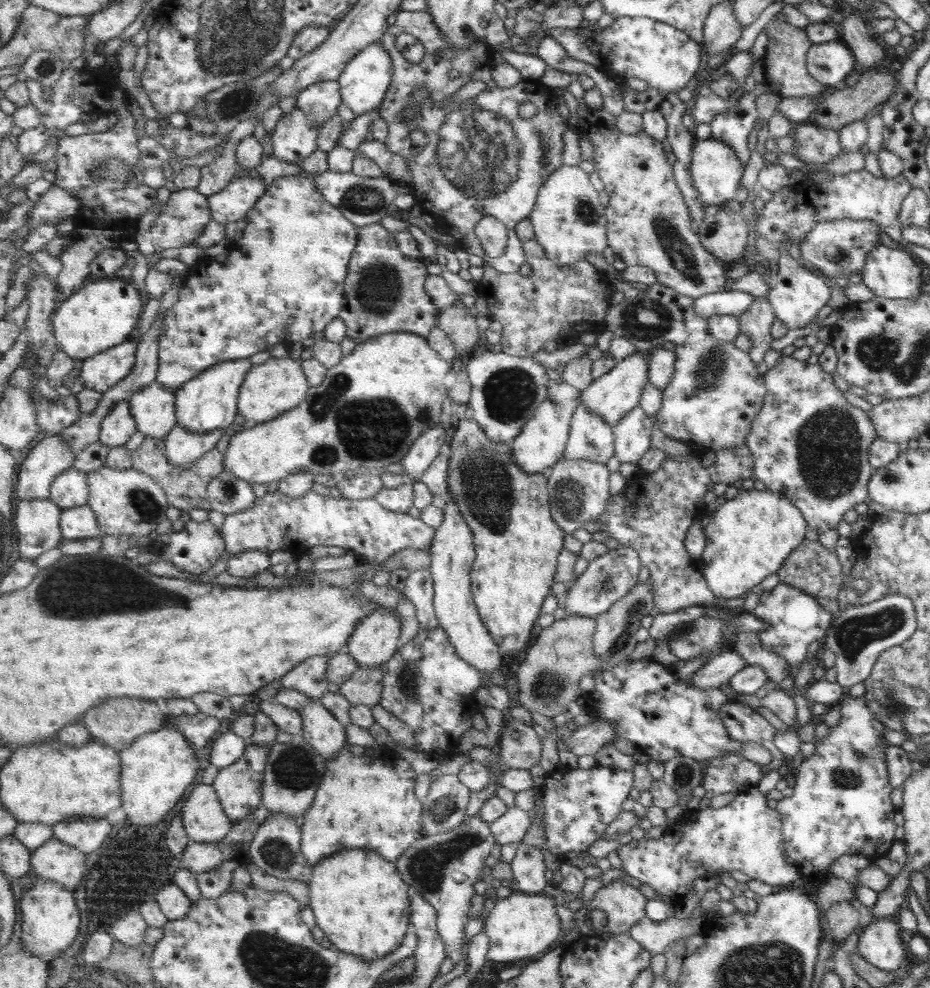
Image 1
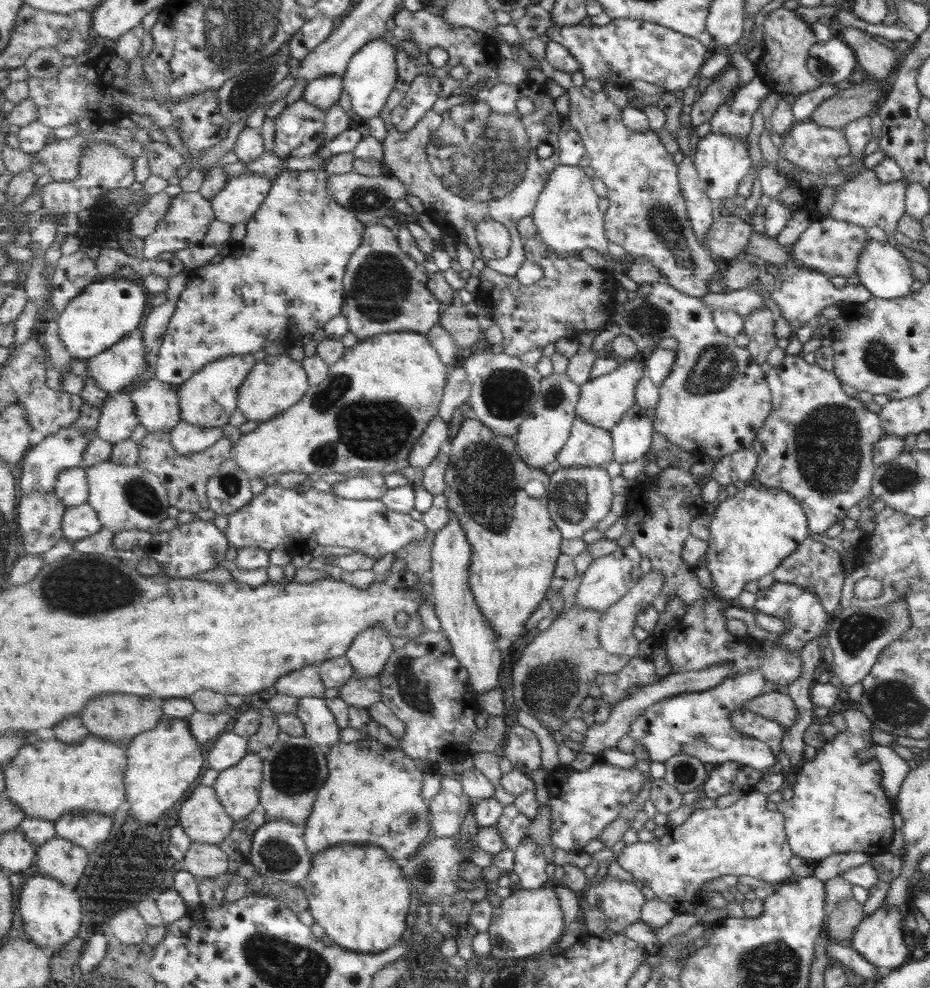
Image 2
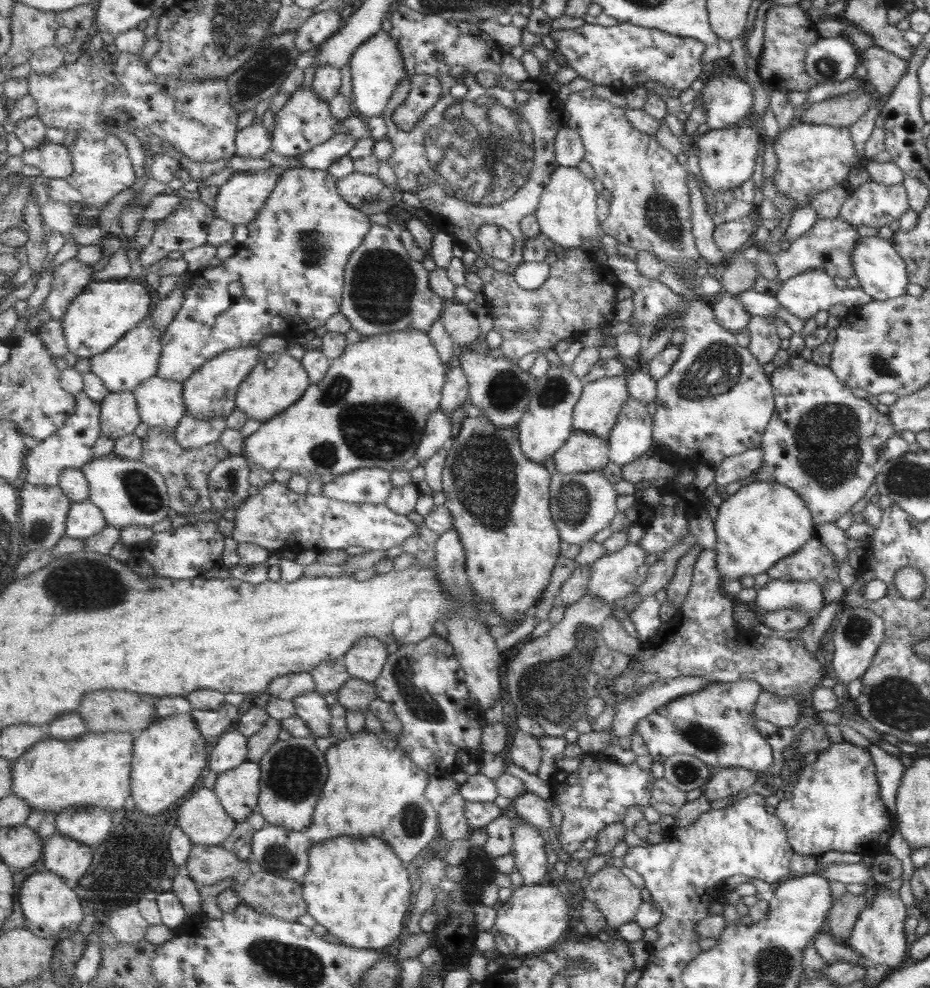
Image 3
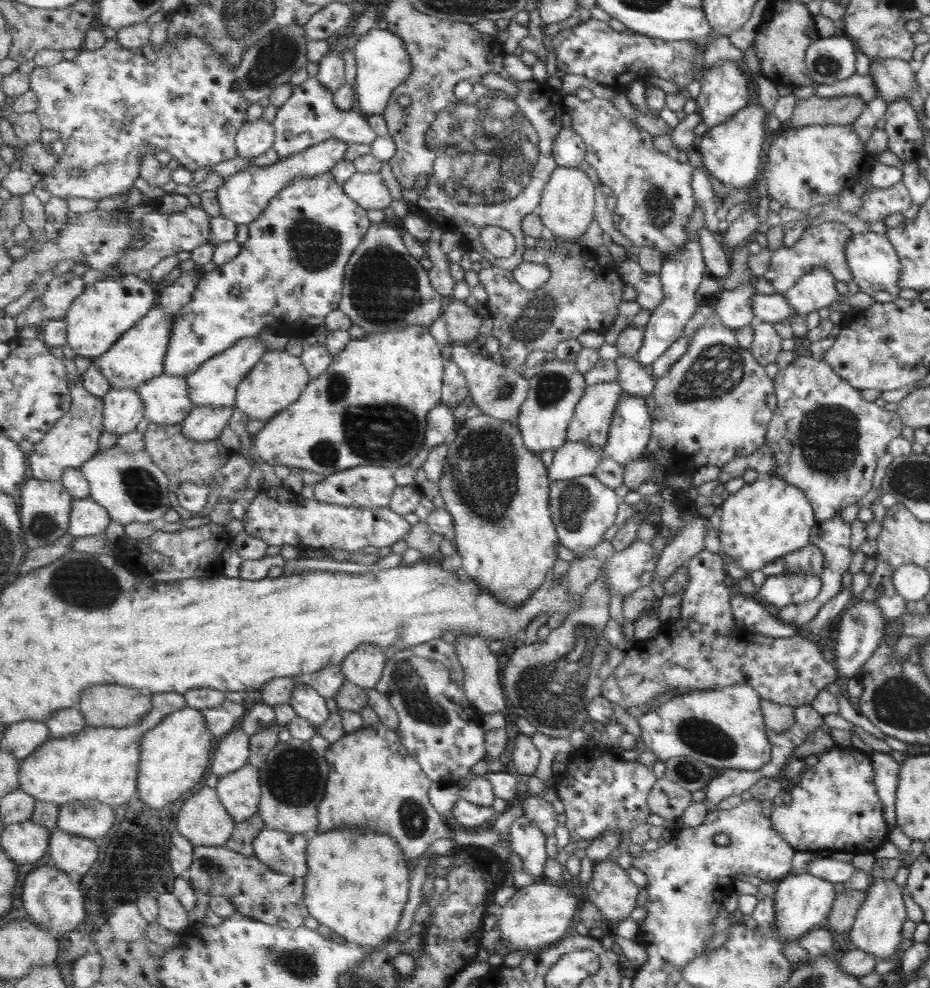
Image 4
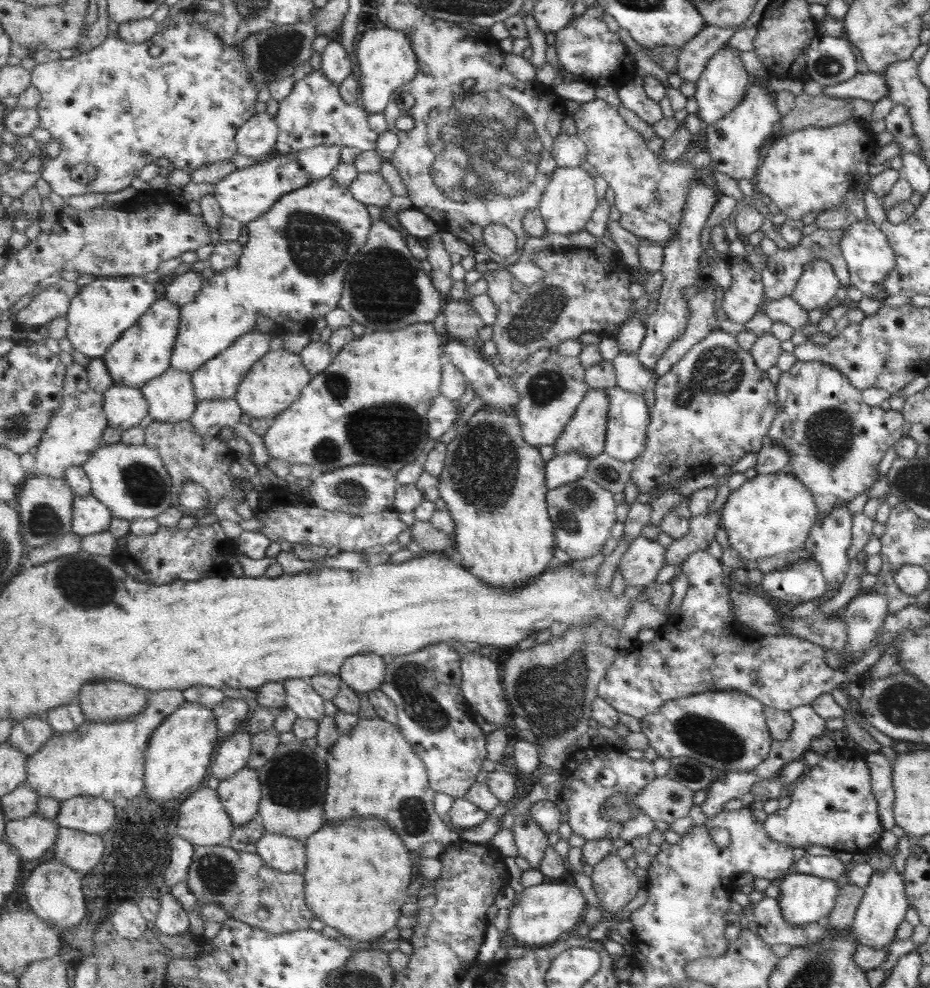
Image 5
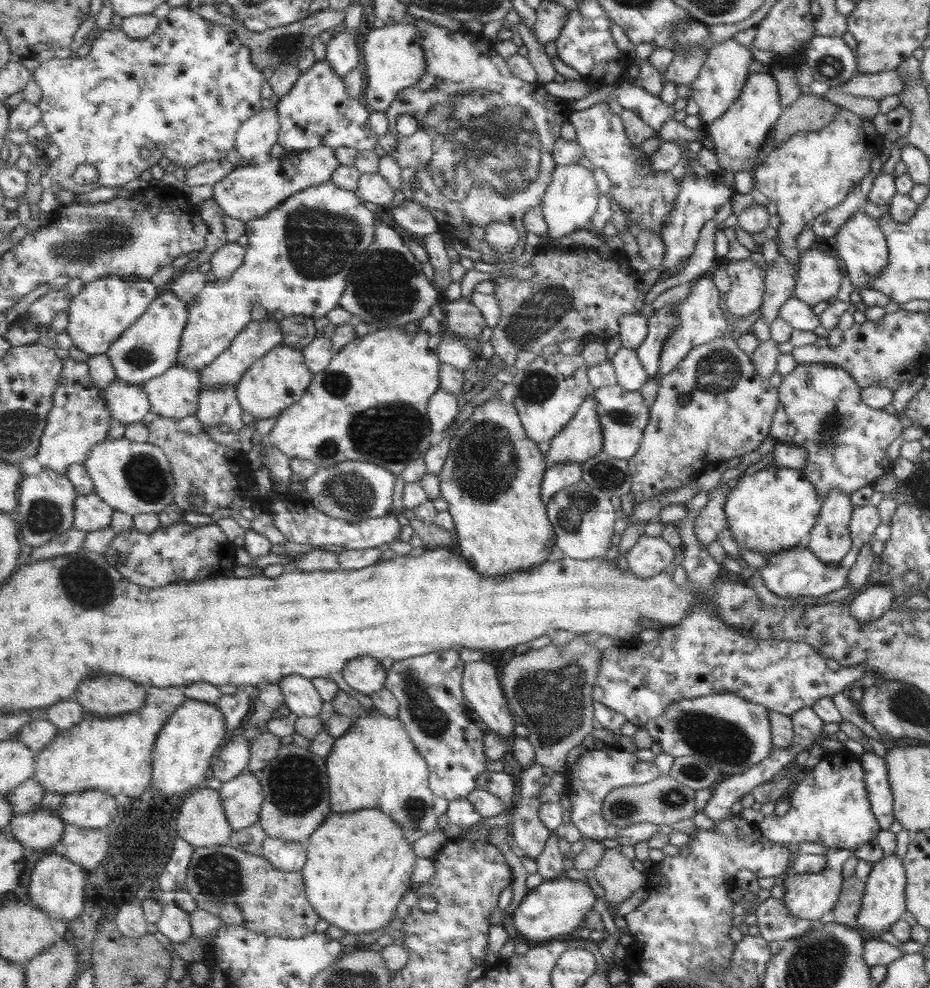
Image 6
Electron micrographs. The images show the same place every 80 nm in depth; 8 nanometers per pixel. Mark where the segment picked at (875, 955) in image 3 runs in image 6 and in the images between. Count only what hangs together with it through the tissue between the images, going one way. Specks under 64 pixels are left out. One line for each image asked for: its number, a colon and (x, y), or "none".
4: (876, 927)
5: (883, 903)
6: (883, 902)

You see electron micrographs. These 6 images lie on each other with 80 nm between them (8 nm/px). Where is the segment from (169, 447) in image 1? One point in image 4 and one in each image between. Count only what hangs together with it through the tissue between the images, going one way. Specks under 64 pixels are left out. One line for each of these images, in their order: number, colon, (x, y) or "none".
2: (187, 438)
3: (192, 432)
4: (203, 423)

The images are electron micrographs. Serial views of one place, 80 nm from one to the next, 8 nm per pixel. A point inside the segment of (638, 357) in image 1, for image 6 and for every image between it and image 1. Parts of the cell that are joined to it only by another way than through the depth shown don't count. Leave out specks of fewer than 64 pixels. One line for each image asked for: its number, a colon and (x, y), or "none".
2: (603, 402)
3: (601, 402)
4: (592, 423)
5: (587, 432)
6: (583, 438)

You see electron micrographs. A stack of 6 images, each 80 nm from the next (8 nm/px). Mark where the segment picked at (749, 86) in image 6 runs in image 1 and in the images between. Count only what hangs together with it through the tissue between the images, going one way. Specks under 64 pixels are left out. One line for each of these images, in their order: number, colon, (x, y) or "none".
1: (716, 171)
2: (721, 160)
3: (726, 155)
4: (730, 151)
5: (733, 142)

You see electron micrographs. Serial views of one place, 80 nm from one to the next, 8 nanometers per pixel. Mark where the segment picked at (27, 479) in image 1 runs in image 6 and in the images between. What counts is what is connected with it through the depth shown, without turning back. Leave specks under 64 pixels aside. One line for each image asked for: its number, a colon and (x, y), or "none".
2: (41, 468)
3: (72, 446)
4: (75, 439)
5: (76, 431)
6: (80, 419)

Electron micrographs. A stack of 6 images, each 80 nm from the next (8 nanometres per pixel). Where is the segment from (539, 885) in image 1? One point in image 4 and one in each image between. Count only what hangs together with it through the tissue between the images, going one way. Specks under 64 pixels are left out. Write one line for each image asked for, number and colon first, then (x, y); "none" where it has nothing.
2: (530, 865)
3: (529, 847)
4: (528, 841)

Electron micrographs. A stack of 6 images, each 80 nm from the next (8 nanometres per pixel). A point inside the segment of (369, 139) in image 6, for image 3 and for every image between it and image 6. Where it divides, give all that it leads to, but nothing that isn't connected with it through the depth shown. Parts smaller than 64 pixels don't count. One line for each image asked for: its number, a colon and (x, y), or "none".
3: (306, 121)
4: (311, 116)
5: (315, 113)

